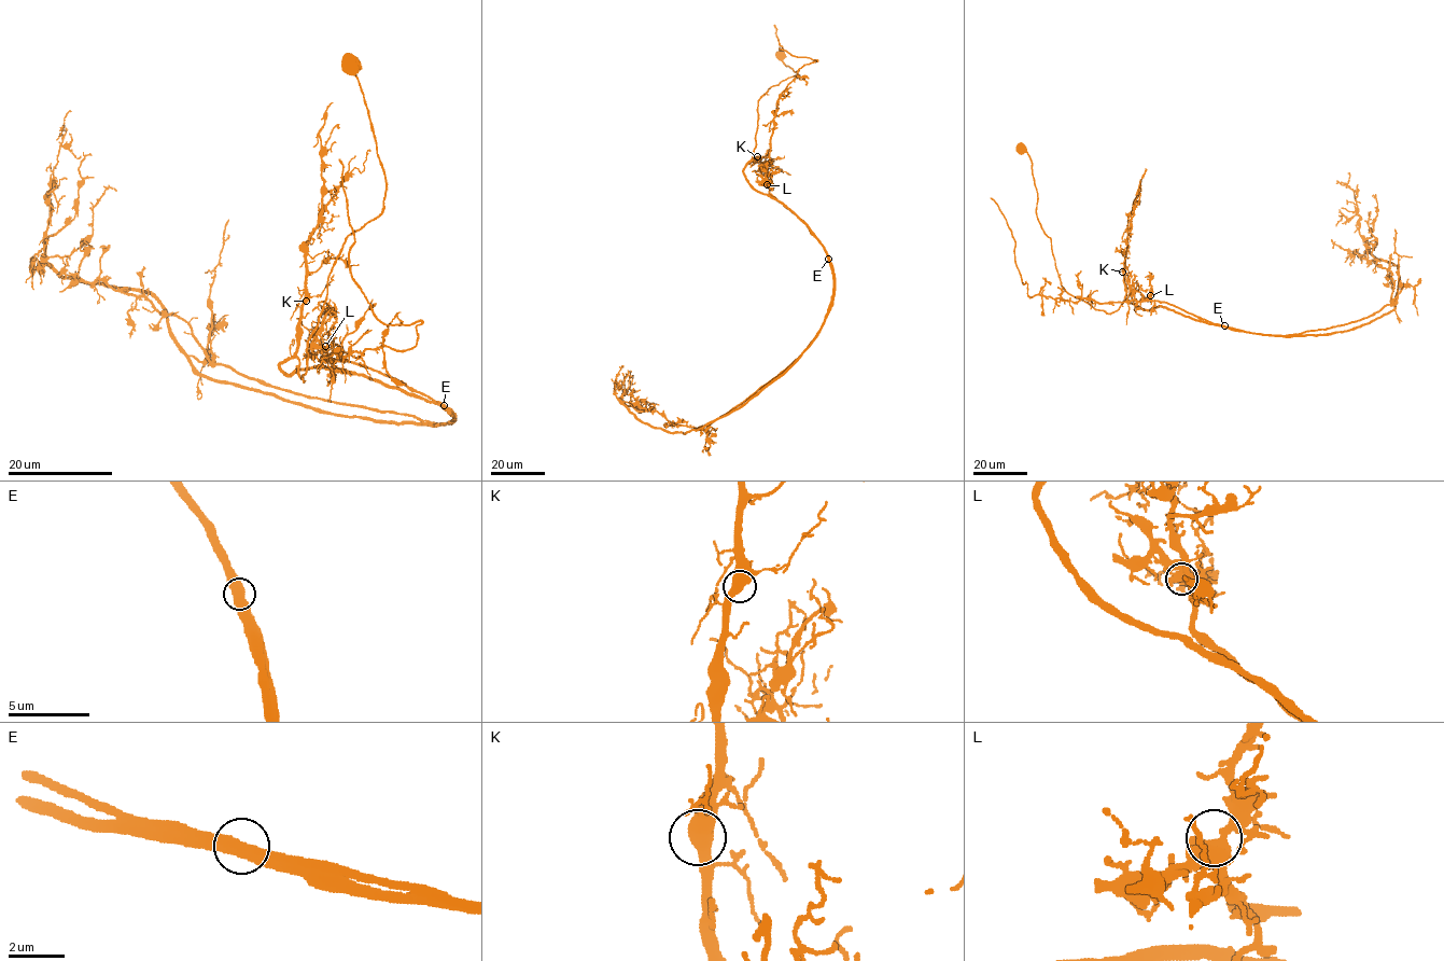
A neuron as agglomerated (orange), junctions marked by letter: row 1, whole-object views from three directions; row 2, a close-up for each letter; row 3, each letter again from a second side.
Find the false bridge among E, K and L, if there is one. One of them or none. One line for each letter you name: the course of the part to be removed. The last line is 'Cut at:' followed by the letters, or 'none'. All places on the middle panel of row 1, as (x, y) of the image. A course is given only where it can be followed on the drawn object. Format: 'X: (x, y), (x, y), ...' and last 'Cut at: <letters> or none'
E: (829, 258), (808, 226), (769, 193), (767, 163), (776, 101), (798, 70), (817, 60), (780, 49), (774, 25)
Cut at: E

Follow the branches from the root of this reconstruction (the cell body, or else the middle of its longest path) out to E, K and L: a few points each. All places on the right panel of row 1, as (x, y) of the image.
E: (1019, 148), (1031, 159), (1036, 214), (1051, 239), (1067, 293), (1108, 314), (1129, 301), (1223, 326)
K: (1019, 148), (1032, 163), (1036, 214), (1051, 239), (1062, 288), (1095, 309), (1111, 314), (1126, 294), (1122, 272)
L: (1019, 148), (1032, 163), (1036, 214), (1051, 239), (1062, 288), (1108, 314), (1129, 301), (1200, 319), (1150, 295)

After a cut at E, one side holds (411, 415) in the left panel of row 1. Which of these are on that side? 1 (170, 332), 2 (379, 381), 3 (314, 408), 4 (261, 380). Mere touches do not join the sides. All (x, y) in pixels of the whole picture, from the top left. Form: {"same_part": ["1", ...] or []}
{"same_part": ["4"]}

